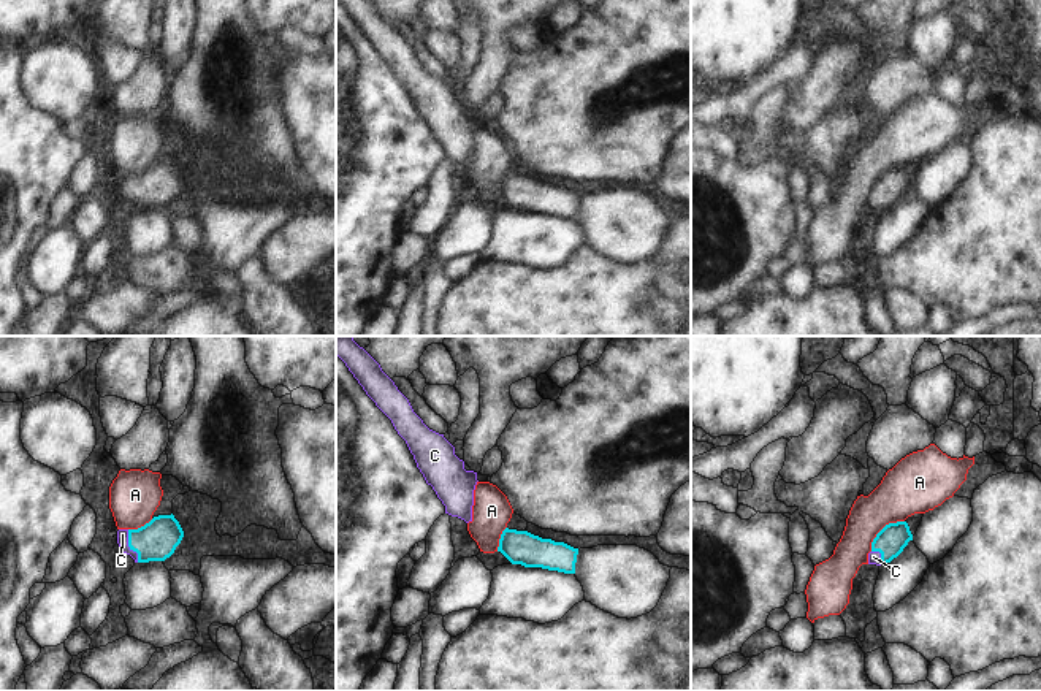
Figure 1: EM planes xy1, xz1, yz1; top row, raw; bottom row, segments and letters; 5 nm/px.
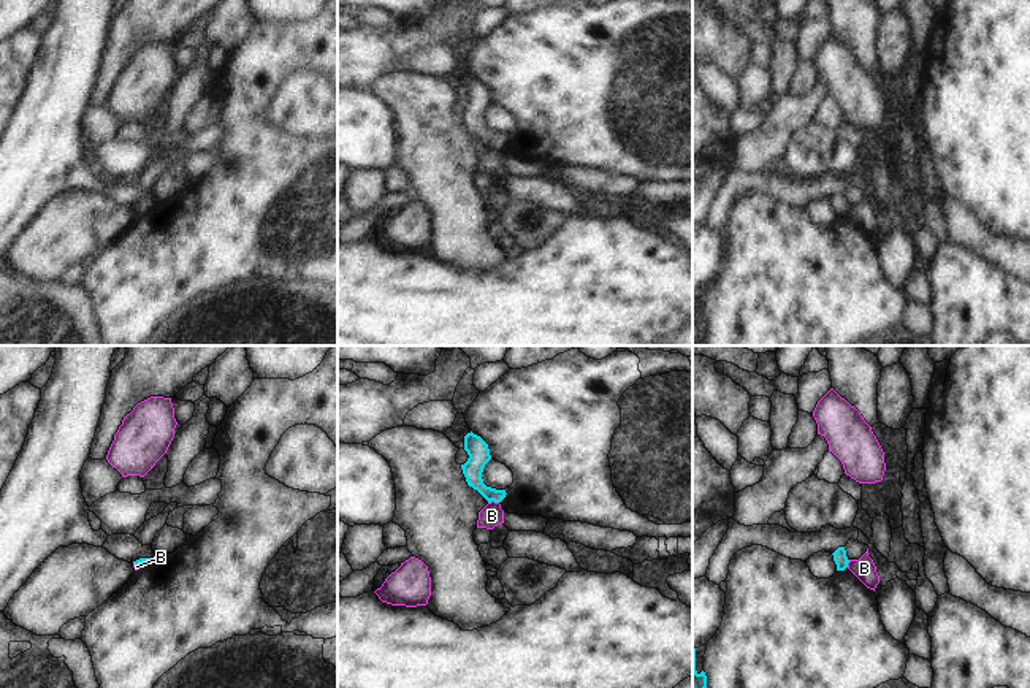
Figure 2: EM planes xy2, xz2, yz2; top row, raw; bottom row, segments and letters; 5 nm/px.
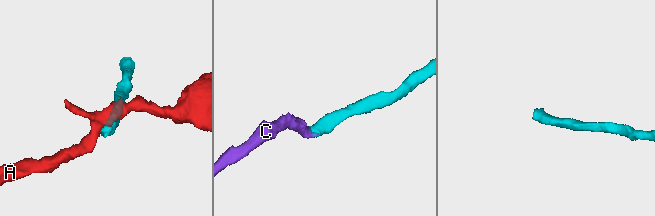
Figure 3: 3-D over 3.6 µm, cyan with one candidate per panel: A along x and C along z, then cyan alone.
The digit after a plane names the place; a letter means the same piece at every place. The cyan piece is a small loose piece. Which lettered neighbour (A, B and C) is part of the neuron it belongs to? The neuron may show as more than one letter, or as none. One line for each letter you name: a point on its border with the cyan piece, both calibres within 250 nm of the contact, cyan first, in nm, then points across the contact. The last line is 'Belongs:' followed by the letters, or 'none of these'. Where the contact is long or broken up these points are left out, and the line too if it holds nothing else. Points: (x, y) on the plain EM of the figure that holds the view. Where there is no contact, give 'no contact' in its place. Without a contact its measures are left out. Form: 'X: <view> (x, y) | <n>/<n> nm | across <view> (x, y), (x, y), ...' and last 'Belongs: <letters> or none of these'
C: xy1 (129, 190) | 200/60 nm | across xy1 (156, 186), (129, 190), (122, 179)
Belongs: C

